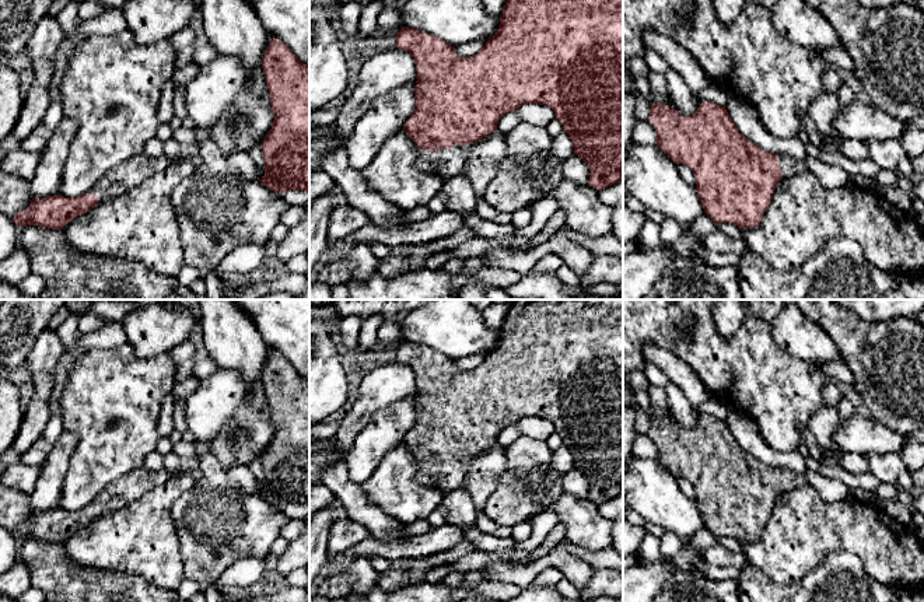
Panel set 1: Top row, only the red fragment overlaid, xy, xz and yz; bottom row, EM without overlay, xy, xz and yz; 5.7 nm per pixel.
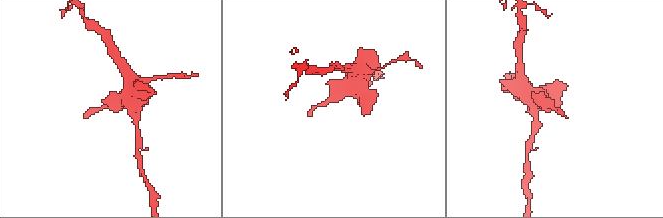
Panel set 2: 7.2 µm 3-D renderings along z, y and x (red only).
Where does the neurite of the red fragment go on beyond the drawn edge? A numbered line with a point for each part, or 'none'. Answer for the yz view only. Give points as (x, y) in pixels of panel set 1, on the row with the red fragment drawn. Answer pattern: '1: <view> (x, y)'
1: yz (788, 165)

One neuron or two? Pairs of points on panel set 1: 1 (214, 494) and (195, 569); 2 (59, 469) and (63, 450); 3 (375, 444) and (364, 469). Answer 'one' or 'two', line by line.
1: one
2: one
3: one

